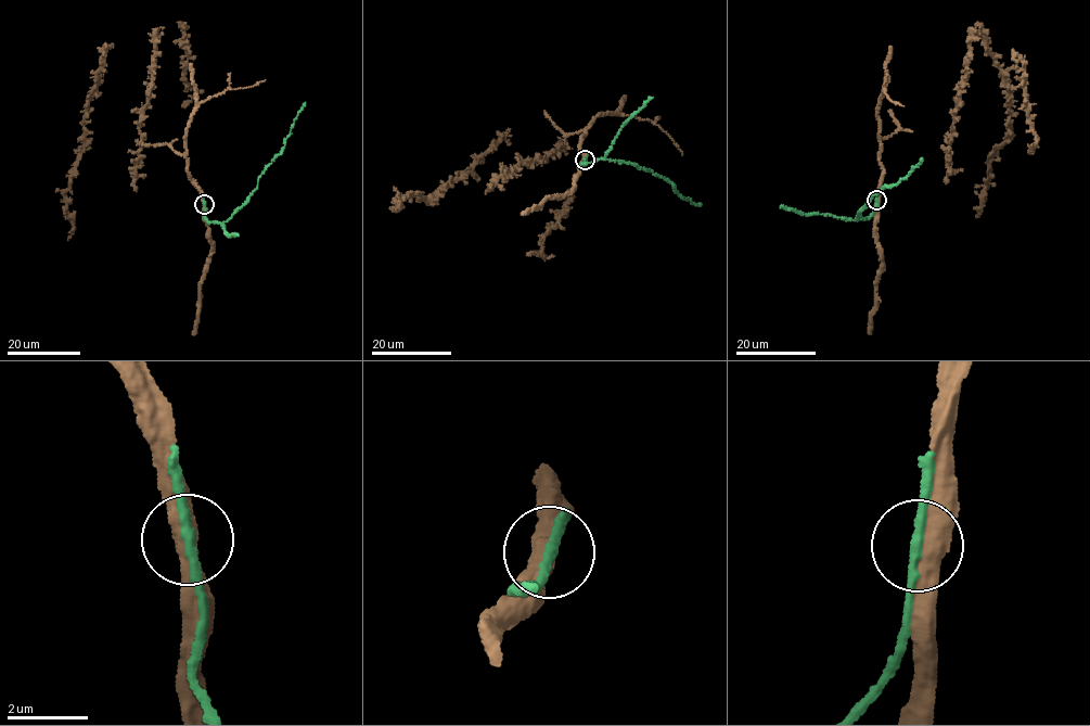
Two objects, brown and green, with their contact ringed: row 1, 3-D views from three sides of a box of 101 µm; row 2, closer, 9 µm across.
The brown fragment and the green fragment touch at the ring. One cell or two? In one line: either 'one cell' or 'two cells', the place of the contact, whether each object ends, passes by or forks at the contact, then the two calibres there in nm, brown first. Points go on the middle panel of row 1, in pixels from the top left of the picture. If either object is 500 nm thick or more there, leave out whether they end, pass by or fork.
one cell | (585, 160) | brown passes by | green passes by | 480/220 nm

